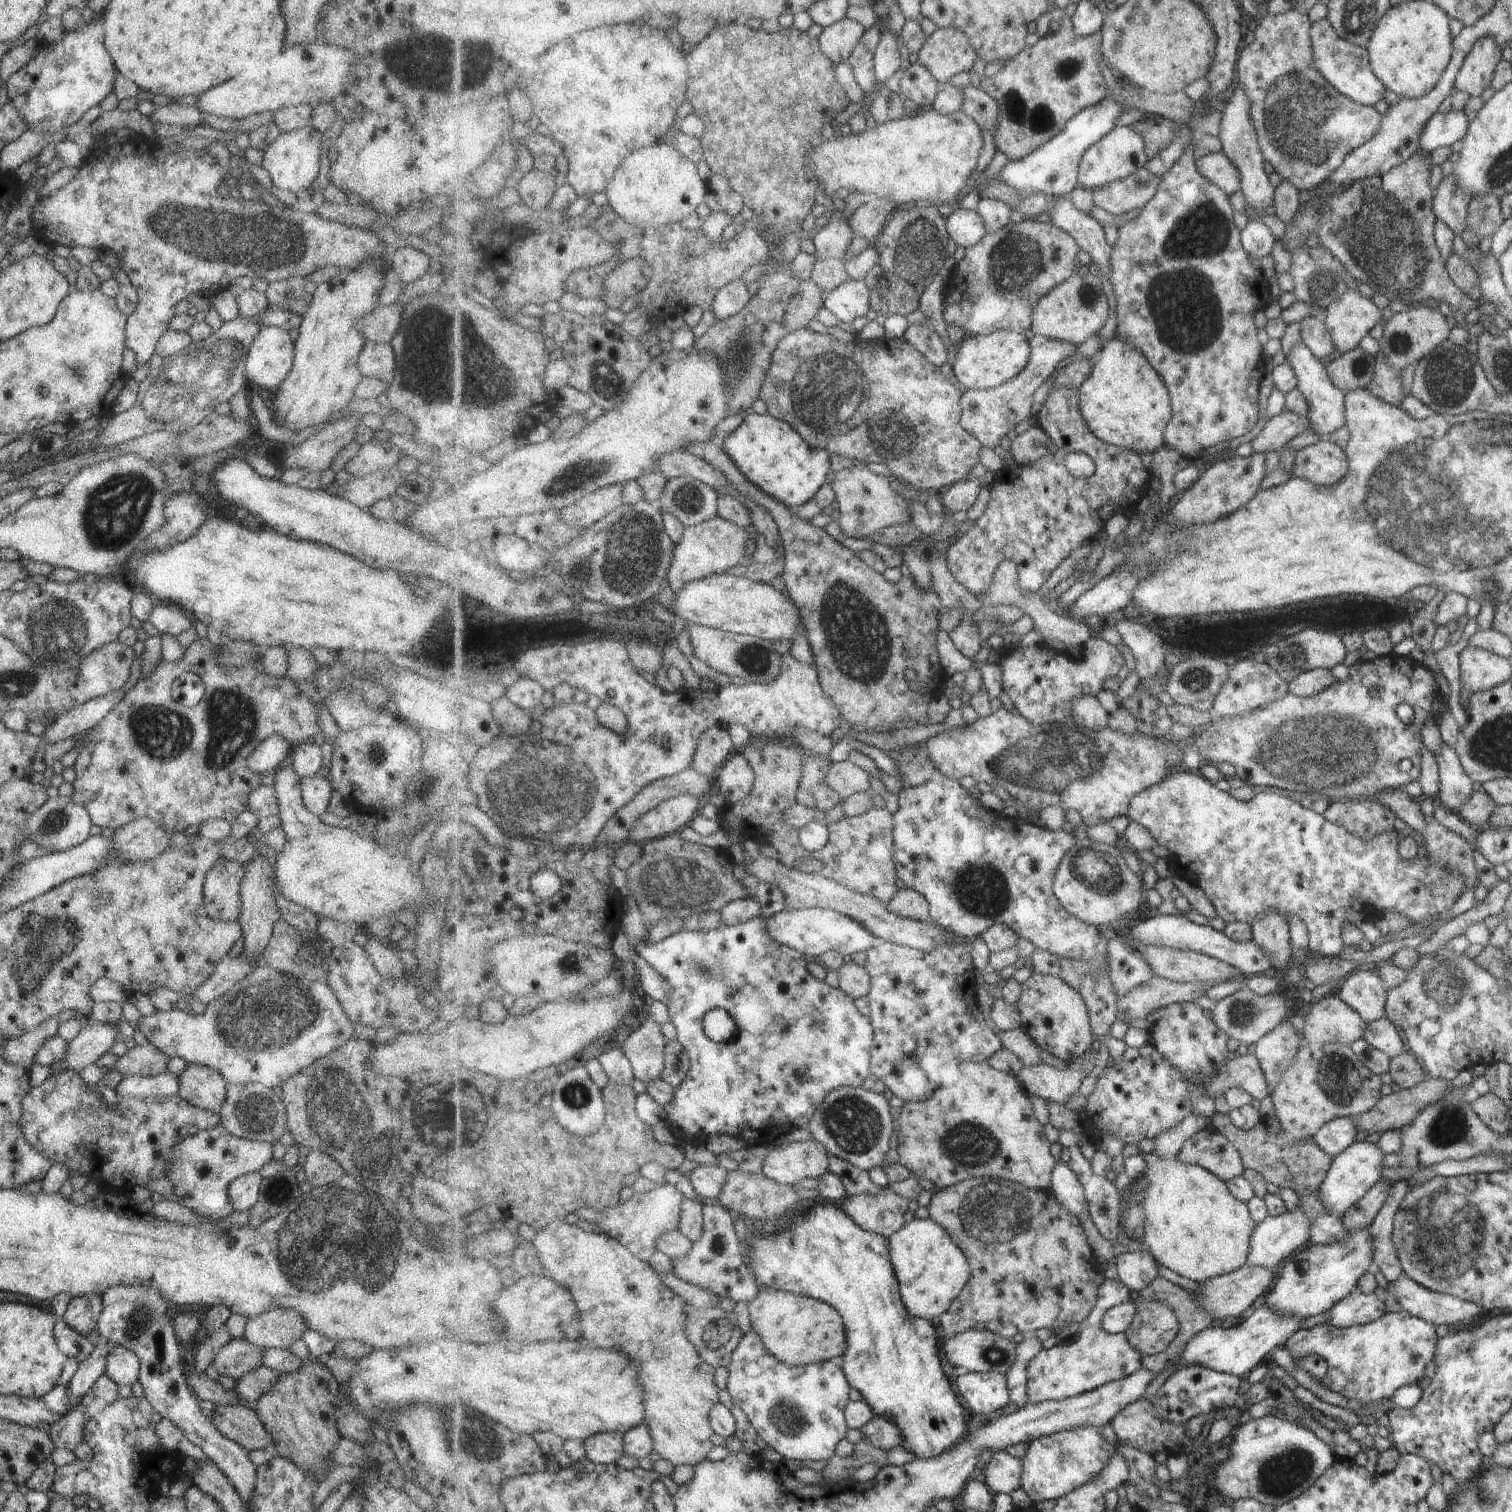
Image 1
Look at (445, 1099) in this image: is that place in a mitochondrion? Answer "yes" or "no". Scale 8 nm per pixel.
yes

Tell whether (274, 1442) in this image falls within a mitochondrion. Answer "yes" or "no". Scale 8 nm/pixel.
no

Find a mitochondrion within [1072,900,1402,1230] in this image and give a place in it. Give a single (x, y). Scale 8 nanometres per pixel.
(1339, 1081)

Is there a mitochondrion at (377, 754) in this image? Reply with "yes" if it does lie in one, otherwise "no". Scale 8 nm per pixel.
yes

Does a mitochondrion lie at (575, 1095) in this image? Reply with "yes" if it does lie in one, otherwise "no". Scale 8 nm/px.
yes

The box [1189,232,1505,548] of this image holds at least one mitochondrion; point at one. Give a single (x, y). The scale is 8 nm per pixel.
(1448, 379)

